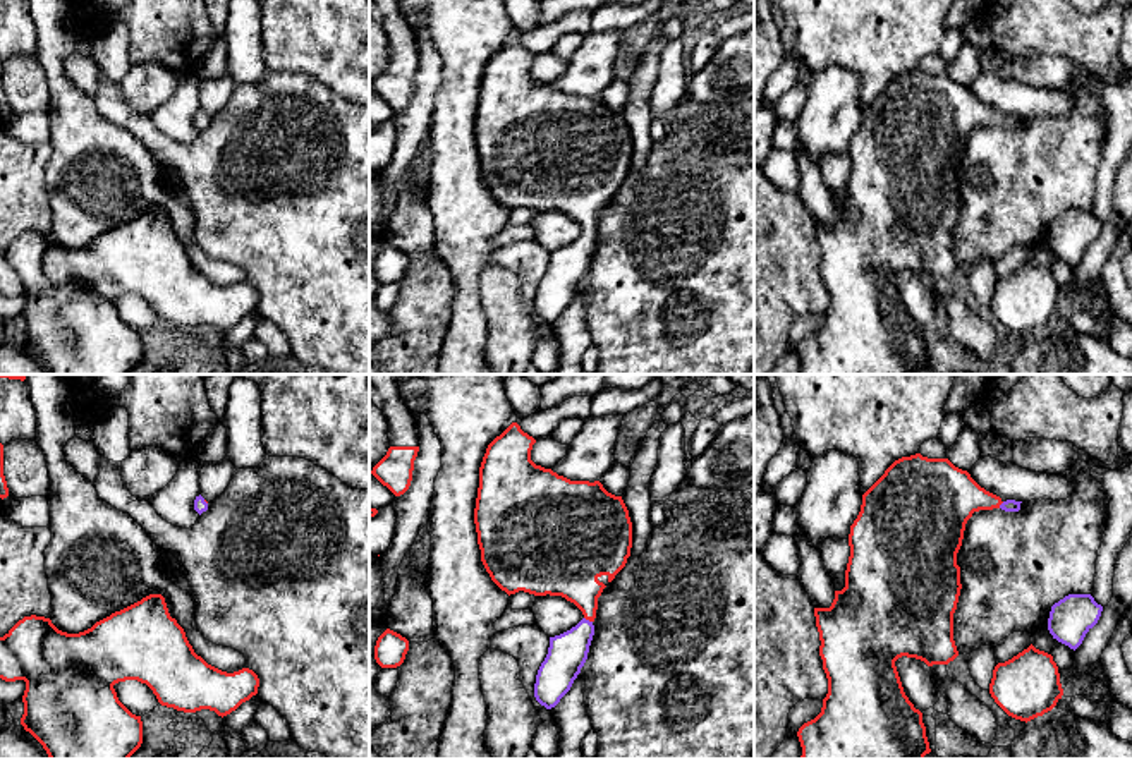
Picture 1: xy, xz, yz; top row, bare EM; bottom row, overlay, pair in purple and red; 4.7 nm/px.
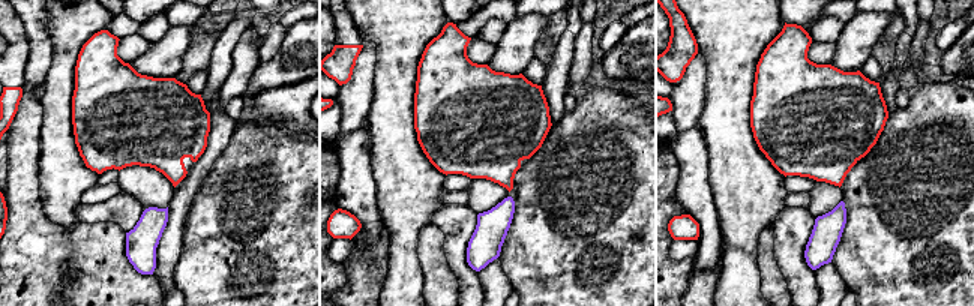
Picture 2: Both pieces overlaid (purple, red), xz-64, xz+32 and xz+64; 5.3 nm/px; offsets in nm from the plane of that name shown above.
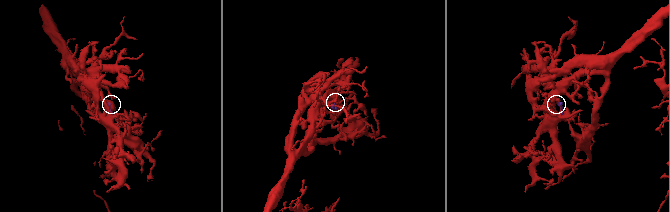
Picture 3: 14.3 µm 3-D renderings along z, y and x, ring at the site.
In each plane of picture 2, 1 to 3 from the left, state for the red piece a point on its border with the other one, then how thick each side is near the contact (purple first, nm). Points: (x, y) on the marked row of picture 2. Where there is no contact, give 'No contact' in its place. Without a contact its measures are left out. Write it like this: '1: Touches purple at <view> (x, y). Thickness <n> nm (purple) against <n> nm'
1: No contact
2: No contact
3: No contact

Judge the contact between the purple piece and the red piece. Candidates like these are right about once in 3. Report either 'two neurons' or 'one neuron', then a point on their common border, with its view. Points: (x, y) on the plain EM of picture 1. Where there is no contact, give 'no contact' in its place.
one neuron | xz (588, 236)

